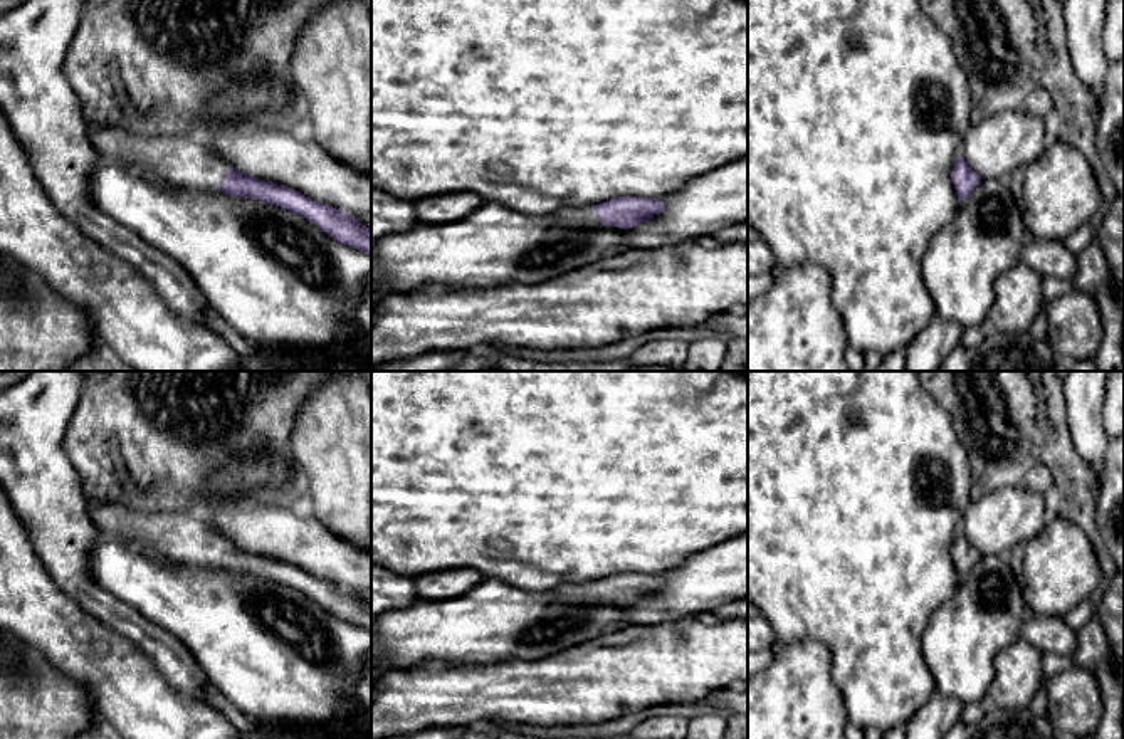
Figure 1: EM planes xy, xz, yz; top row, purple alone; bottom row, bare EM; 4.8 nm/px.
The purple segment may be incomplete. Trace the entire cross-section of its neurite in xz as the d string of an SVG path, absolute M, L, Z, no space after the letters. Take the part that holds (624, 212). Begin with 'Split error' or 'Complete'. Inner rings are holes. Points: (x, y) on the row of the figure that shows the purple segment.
Split error. M617 197L591 207L563 207L554 210L551 217L573 222L603 223L618 228L632 228L640 222L645 222L660 213L664 208L665 203L662 198Z

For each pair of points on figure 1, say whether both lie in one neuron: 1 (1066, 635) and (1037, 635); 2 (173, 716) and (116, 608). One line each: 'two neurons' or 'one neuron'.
1: one neuron
2: two neurons

